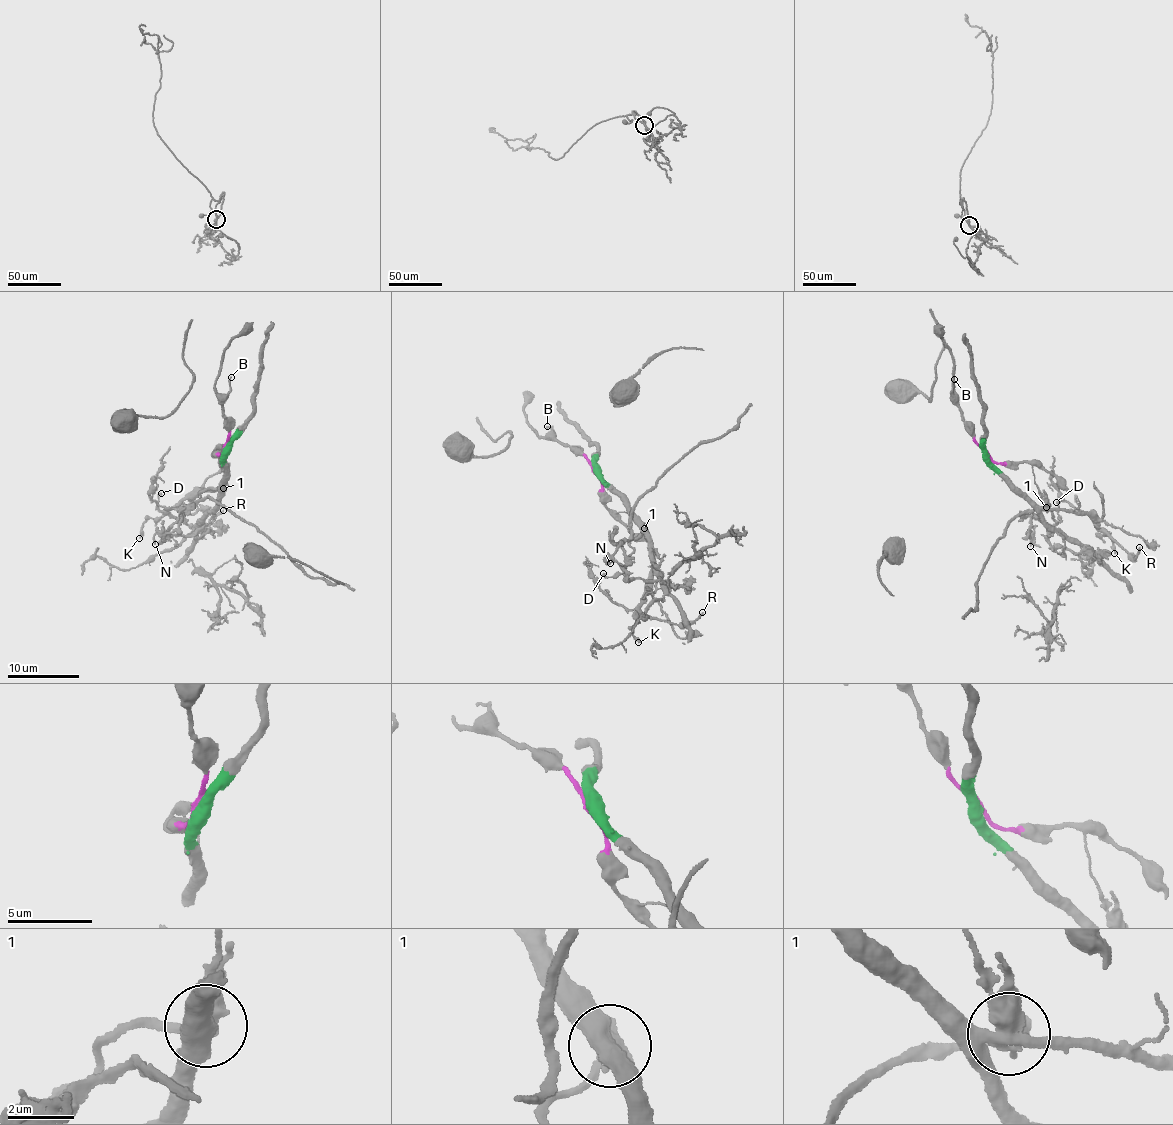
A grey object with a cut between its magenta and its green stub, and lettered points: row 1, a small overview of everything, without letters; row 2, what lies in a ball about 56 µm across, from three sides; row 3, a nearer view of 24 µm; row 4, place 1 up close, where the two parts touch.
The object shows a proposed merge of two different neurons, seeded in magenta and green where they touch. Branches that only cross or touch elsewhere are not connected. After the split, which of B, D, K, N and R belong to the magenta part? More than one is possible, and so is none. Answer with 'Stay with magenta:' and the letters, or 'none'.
Stay with magenta: B, D, N

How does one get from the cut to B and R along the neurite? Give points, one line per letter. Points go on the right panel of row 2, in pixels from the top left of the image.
B: (988, 454), (975, 440), (973, 428), (963, 420), (952, 391), (954, 379)
R: (988, 454), (989, 464), (1040, 507), (1088, 512), (1131, 559), (1134, 560), (1139, 547)

